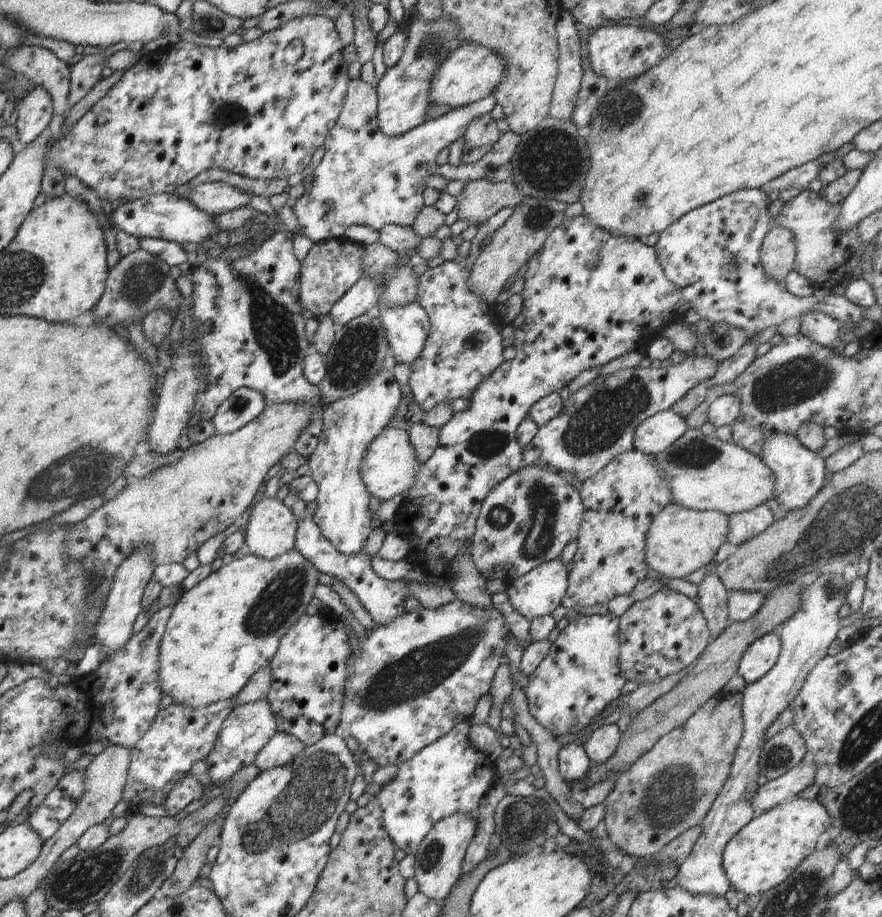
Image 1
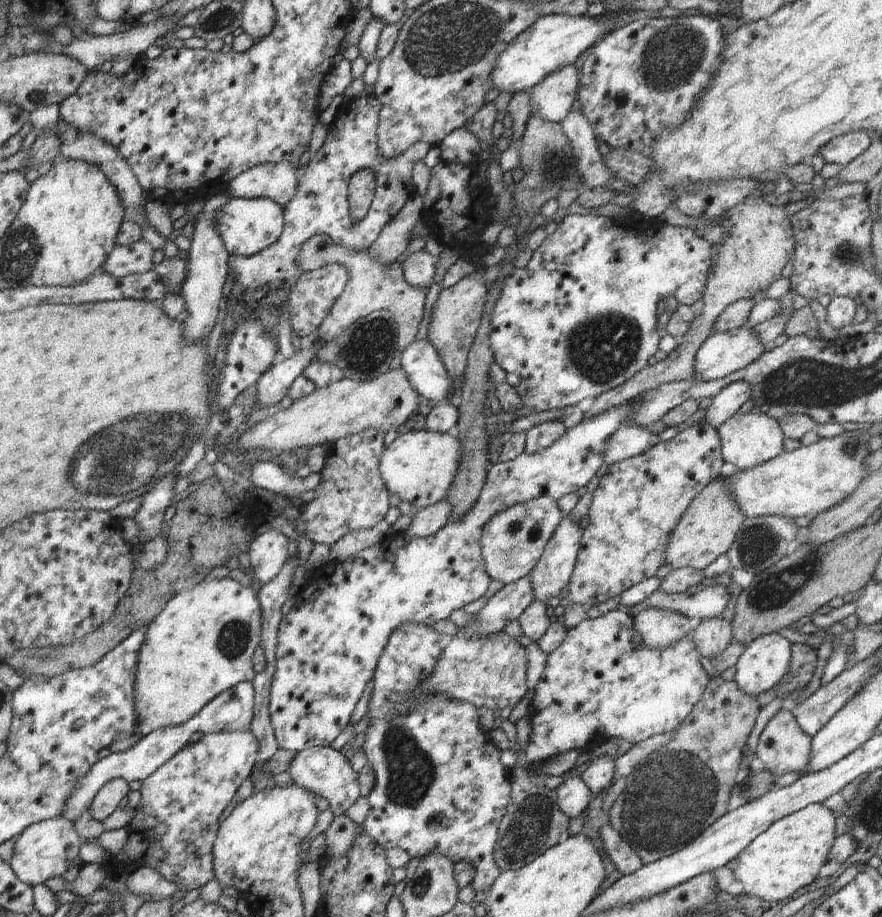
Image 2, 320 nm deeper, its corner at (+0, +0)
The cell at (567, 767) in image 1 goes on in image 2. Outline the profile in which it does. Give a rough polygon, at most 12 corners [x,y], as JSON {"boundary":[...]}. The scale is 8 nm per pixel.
{"boundary":[[580,776],[555,789],[558,808],[570,819],[593,798]]}

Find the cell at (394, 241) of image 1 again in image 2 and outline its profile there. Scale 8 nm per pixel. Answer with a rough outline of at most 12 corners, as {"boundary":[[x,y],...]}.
{"boundary":[[424,250],[408,256],[403,275],[413,288],[434,283],[436,260]]}

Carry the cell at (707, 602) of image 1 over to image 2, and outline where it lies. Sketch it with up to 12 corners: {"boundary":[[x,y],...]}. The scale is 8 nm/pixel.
{"boundary":[[699,620],[692,638],[712,661],[733,641],[731,622]]}

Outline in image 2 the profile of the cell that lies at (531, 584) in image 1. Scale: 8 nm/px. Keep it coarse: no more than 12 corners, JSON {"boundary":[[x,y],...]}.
{"boundary":[[564,515],[531,572],[552,605],[569,584],[584,525]]}

